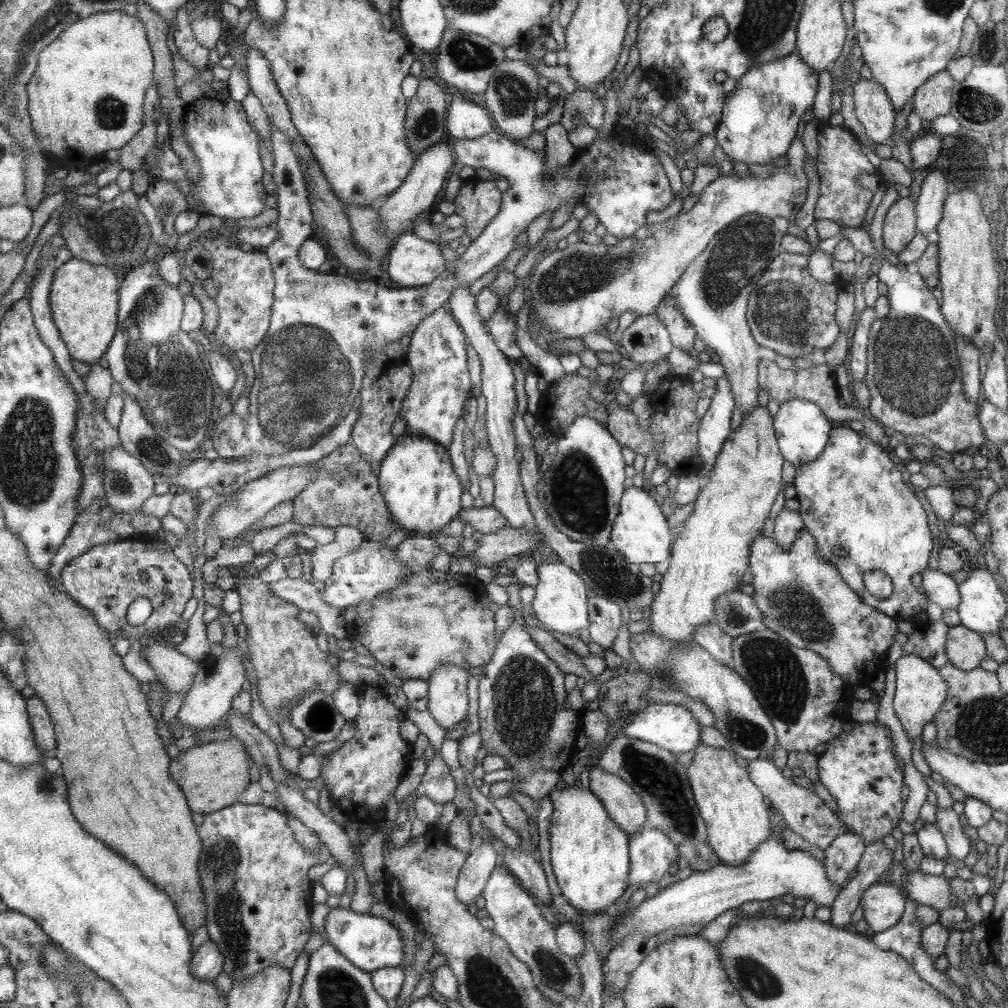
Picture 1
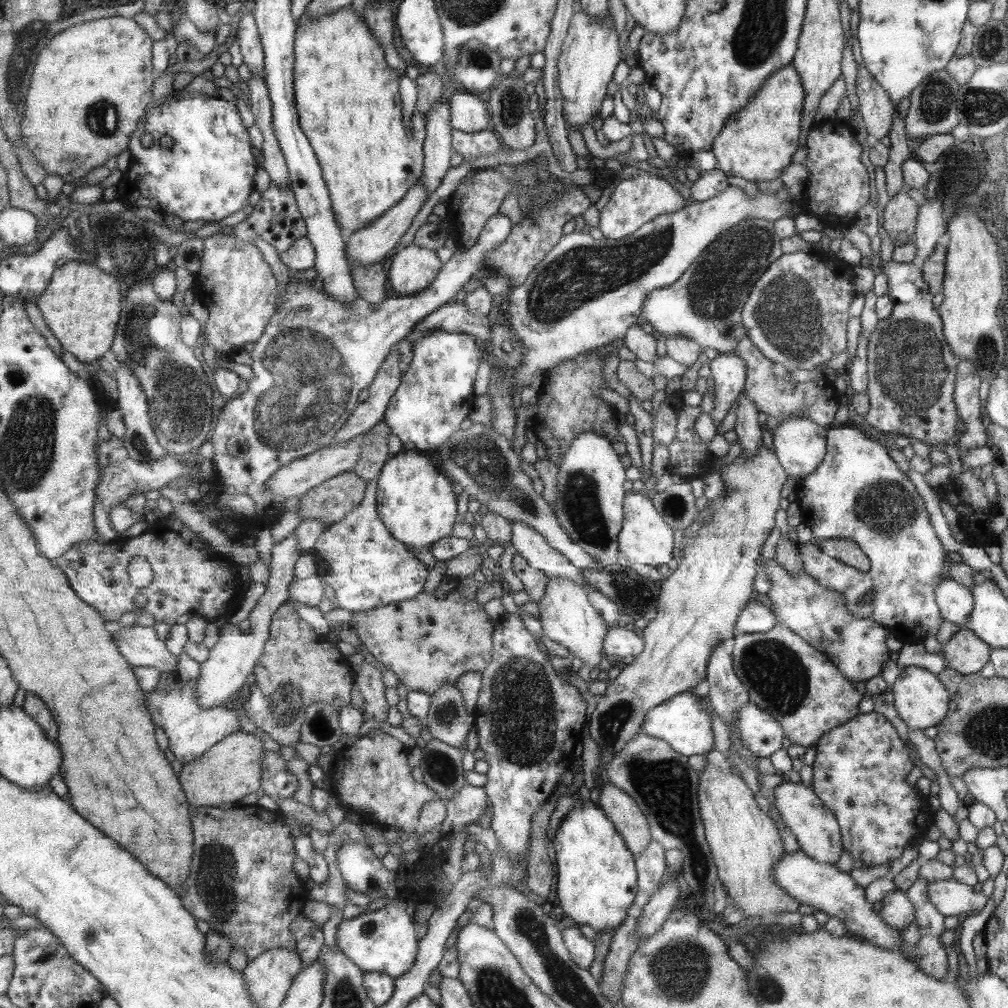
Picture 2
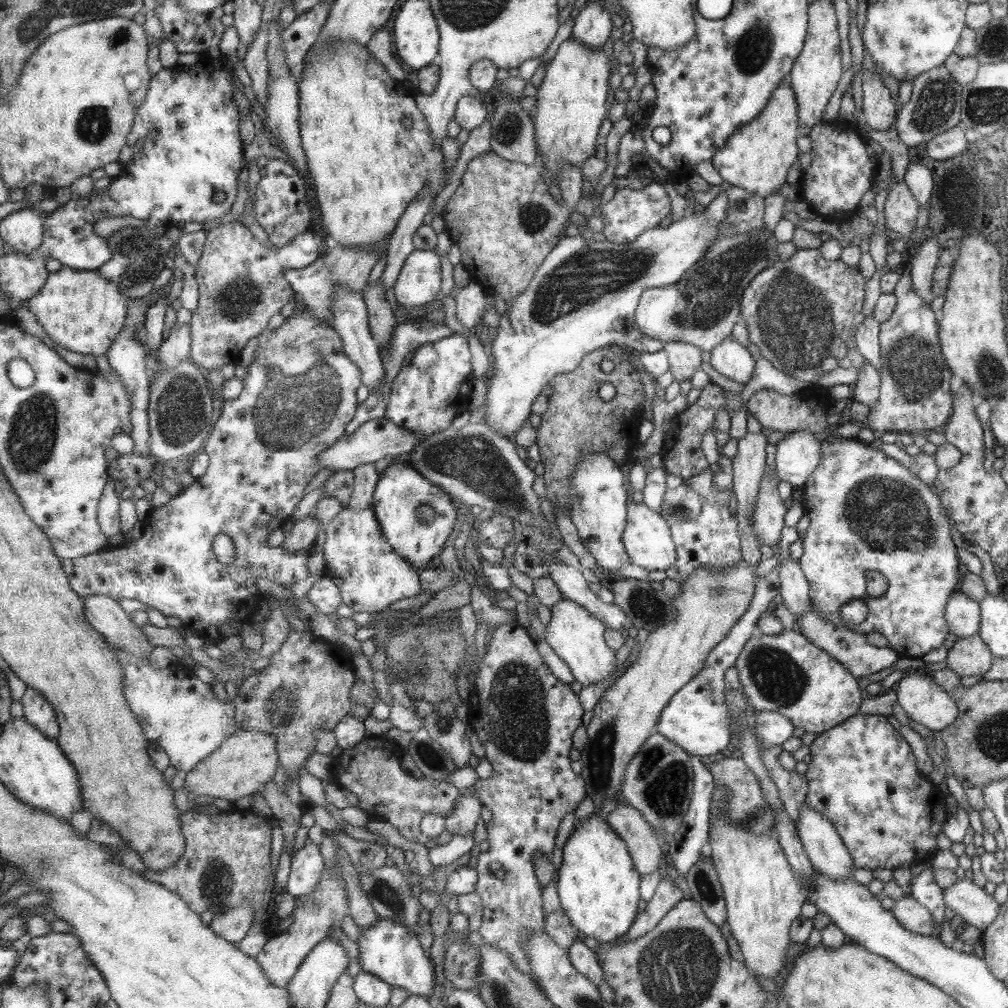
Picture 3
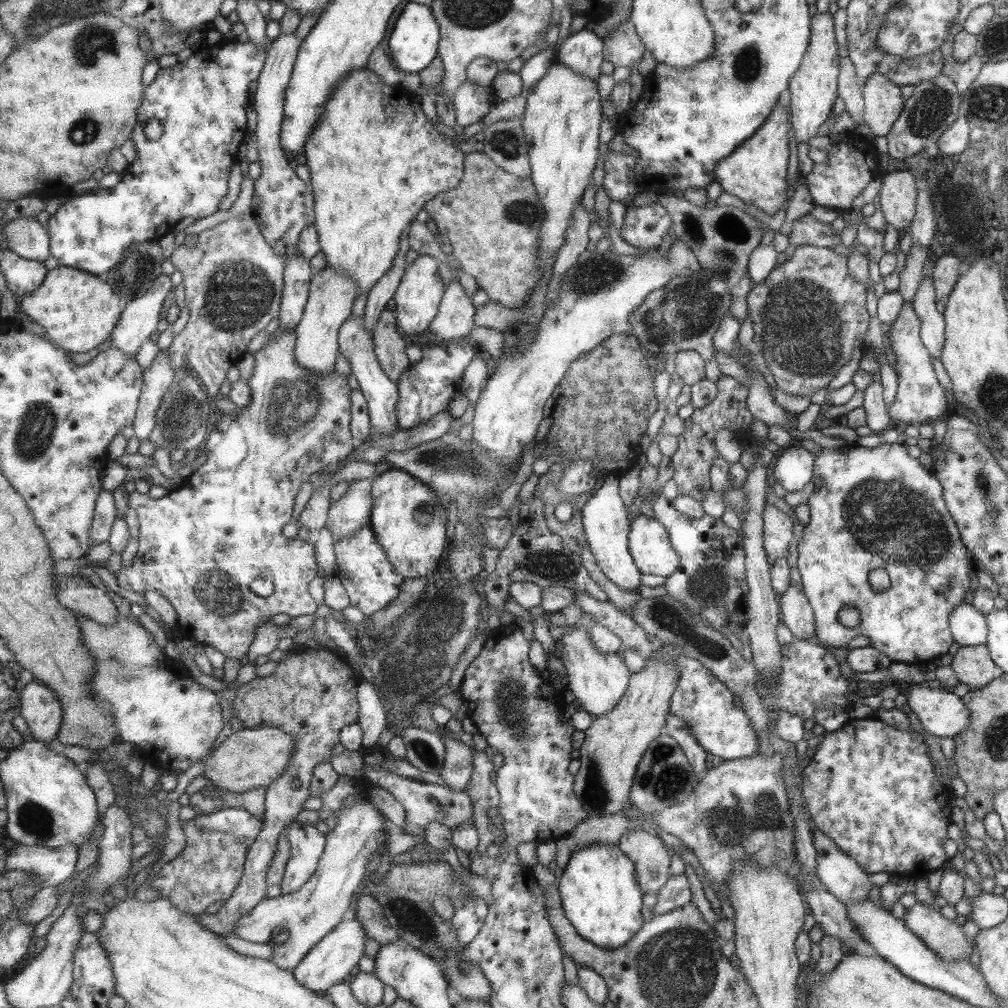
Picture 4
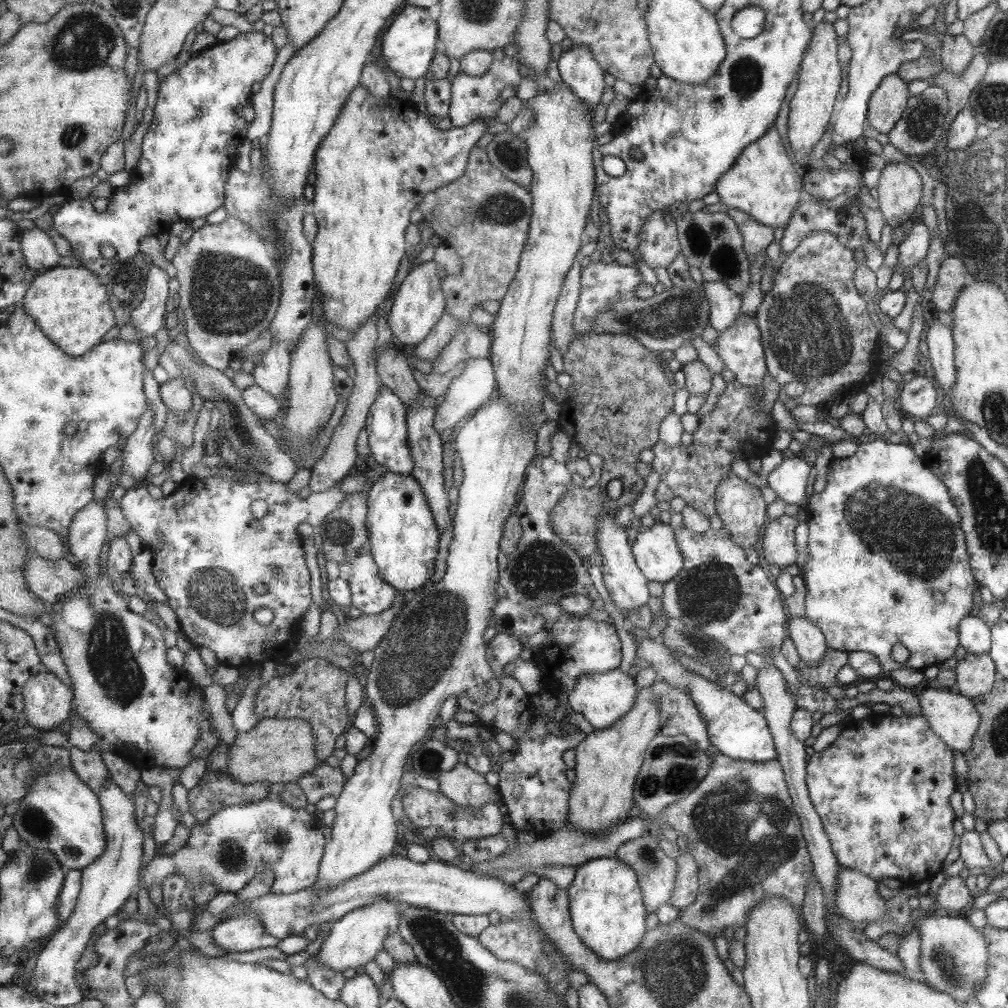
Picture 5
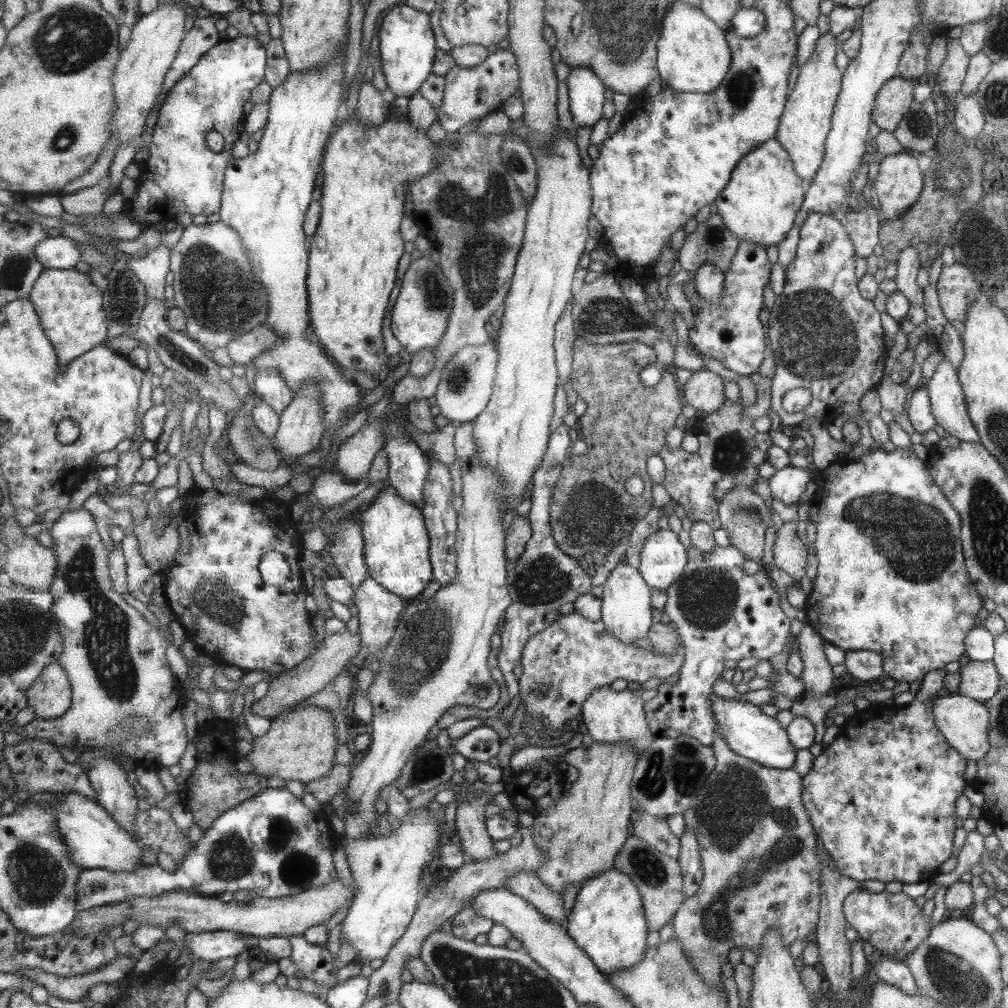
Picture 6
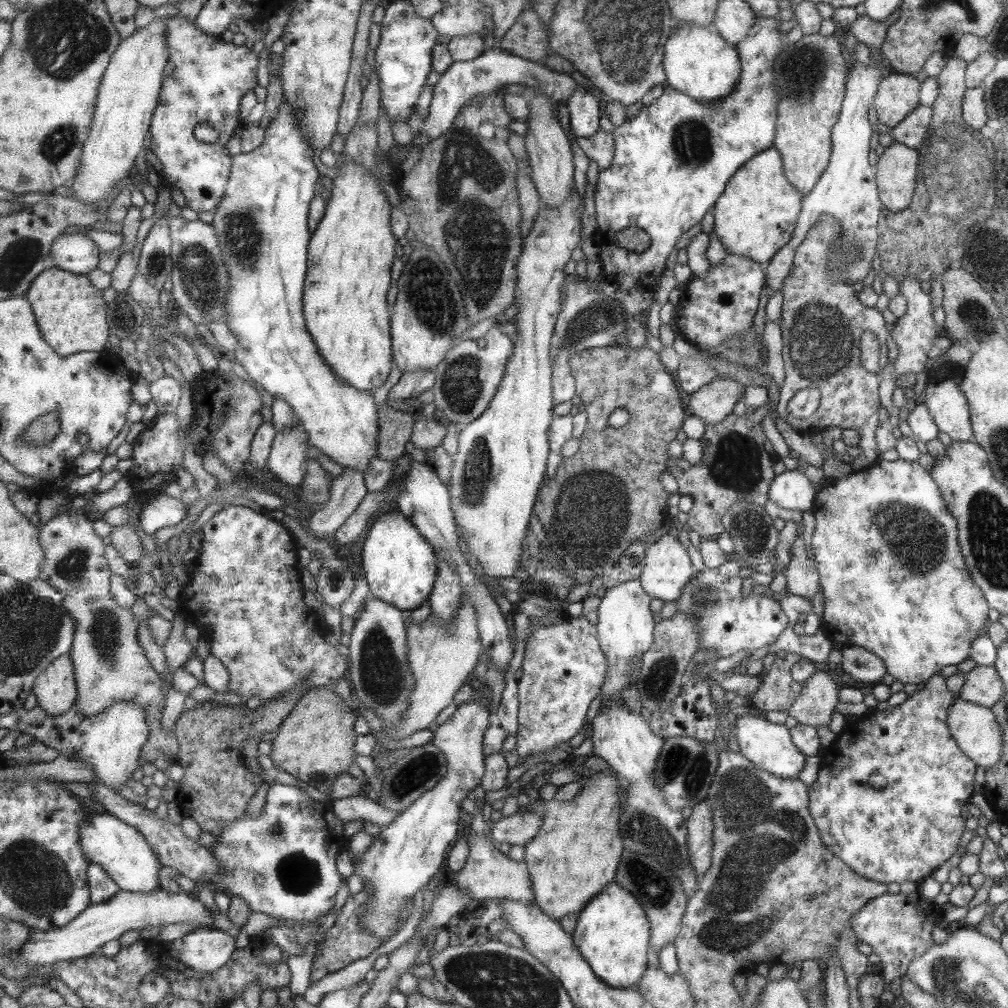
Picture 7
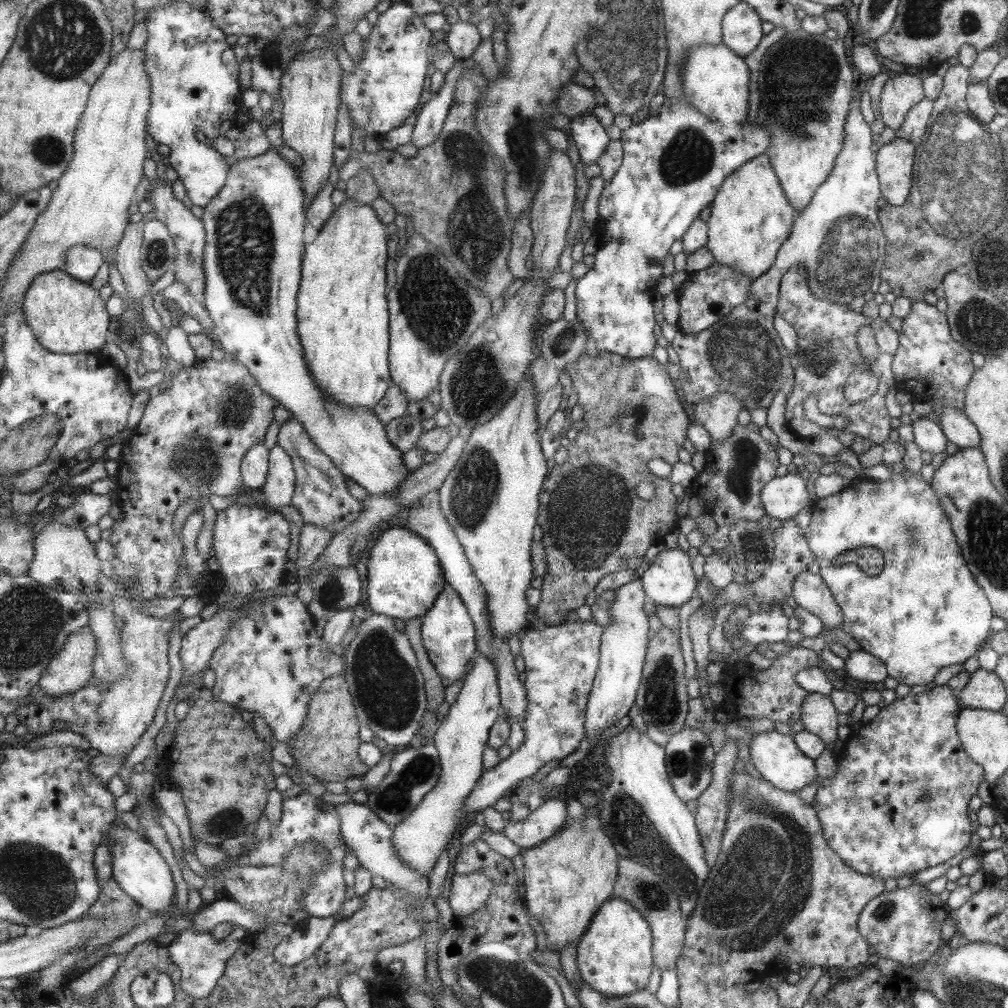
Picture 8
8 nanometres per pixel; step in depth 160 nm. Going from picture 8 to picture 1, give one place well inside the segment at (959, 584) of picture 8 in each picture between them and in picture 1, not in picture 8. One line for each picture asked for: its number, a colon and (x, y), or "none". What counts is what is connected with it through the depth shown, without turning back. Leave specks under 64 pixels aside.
1: (851, 497)
2: (856, 492)
3: (866, 511)
4: (877, 507)
5: (887, 564)
6: (890, 579)
7: (893, 582)

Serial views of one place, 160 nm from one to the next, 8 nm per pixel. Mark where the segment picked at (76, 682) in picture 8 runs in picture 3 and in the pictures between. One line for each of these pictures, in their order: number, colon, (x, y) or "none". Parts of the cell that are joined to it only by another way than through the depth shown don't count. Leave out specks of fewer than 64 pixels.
3: (38, 710)
4: (43, 711)
5: (48, 703)
6: (51, 696)
7: (56, 690)

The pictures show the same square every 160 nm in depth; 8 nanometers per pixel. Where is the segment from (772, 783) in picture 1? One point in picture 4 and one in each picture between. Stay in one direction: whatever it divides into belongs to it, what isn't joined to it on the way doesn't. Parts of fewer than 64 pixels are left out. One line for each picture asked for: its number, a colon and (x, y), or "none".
2: (813, 825)
3: (819, 839)
4: (841, 876)

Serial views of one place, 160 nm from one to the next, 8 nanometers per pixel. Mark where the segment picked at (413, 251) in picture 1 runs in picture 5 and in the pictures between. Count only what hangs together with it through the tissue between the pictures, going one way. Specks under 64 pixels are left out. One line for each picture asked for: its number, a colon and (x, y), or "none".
2: (413, 268)
3: (417, 282)
4: (416, 298)
5: (417, 305)

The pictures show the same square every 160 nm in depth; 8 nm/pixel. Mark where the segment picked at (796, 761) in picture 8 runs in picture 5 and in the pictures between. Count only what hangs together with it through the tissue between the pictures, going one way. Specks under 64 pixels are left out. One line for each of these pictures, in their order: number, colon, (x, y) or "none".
5: (733, 728)
6: (748, 731)
7: (767, 745)

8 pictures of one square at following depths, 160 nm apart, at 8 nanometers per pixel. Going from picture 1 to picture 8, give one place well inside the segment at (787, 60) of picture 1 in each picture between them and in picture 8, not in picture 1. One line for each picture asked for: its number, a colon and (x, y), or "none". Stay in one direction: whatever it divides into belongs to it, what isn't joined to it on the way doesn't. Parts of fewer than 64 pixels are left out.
2: (758, 141)
3: (756, 157)
4: (755, 171)
5: (762, 183)
6: (759, 203)
7: (755, 216)
8: (750, 218)

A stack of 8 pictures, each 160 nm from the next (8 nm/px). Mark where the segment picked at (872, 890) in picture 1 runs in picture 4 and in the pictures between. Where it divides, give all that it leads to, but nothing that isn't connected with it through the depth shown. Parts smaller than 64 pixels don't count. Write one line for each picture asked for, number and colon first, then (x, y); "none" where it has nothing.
2: (896, 910)
3: (910, 915)
4: (942, 936)

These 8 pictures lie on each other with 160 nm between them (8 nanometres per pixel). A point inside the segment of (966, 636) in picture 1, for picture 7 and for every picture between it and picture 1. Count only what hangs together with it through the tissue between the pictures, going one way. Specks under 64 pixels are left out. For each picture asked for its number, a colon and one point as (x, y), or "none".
2: (966, 653)
3: (969, 656)
4: (972, 665)
5: (975, 675)
6: (979, 680)
7: (982, 685)

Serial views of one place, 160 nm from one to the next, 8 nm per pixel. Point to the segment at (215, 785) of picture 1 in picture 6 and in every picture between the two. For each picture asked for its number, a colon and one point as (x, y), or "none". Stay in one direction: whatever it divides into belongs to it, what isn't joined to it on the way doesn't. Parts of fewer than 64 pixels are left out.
2: (232, 769)
3: (242, 766)
4: (250, 758)
5: (284, 750)
6: (300, 745)

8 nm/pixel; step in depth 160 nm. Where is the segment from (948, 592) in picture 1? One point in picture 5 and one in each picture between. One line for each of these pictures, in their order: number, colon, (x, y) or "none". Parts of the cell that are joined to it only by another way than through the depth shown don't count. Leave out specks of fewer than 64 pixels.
2: (954, 600)
3: (962, 615)
4: (967, 625)
5: (973, 634)

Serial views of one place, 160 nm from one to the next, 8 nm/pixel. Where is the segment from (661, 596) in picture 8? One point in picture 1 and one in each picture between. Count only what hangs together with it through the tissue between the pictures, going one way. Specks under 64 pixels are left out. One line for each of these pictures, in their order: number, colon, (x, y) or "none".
1: (640, 534)
2: (644, 538)
3: (648, 544)
4: (649, 541)
5: (656, 553)
6: (661, 559)
7: (666, 569)

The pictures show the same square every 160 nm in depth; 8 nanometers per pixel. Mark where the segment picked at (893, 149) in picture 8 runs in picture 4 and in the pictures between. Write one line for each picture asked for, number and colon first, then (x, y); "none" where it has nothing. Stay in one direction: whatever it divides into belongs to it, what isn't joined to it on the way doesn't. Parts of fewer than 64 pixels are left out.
4: (896, 196)
5: (898, 187)
6: (897, 186)
7: (897, 166)

